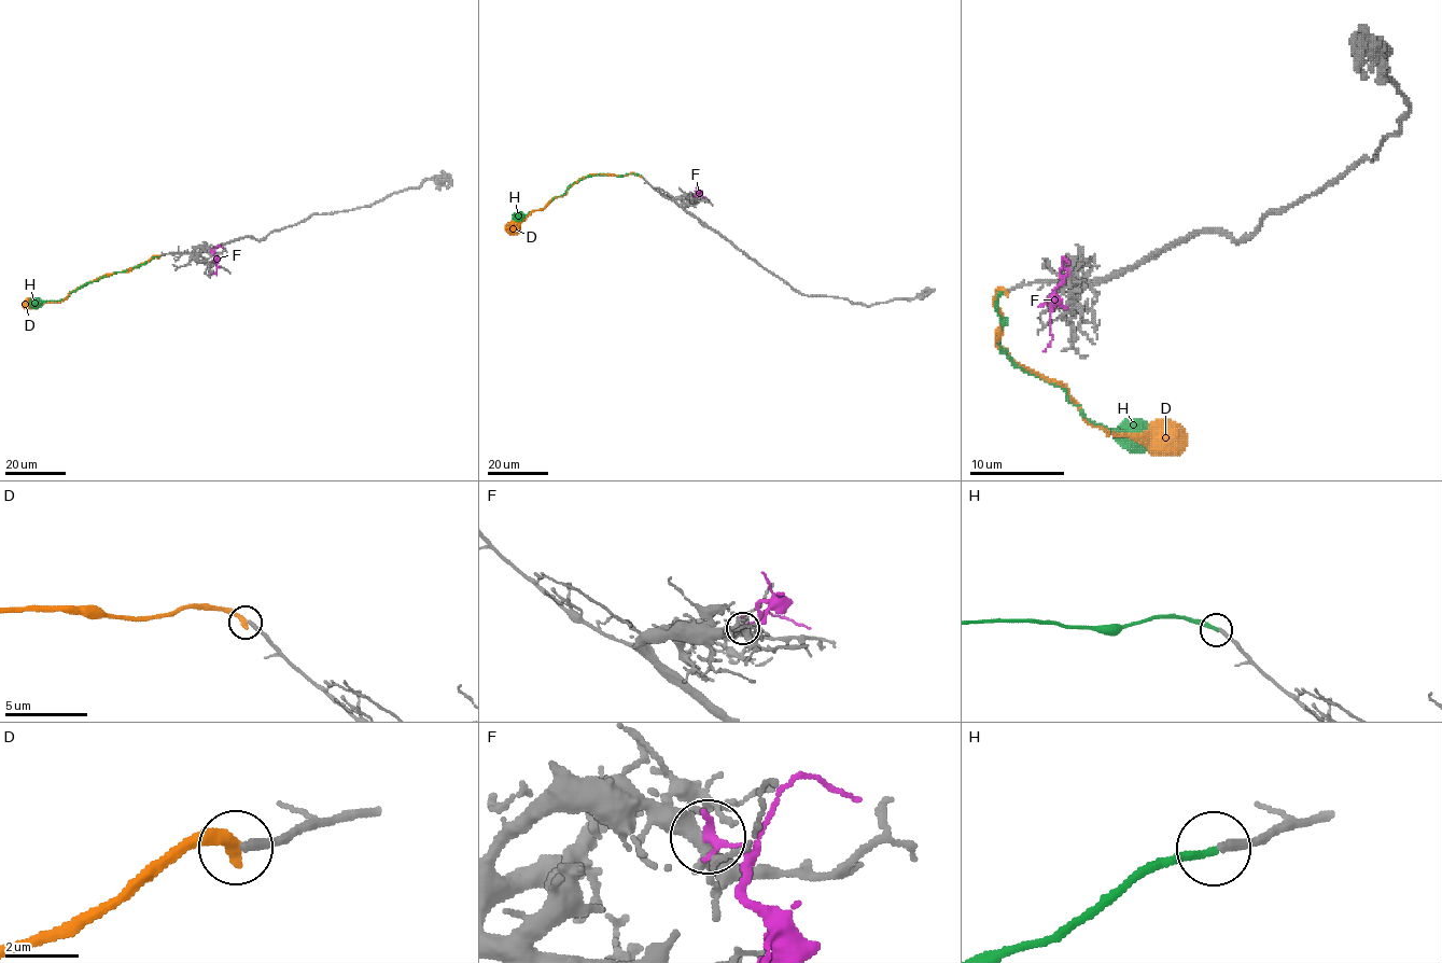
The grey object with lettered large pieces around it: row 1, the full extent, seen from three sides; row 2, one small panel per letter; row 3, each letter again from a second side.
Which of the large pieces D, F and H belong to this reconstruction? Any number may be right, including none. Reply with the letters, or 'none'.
H

